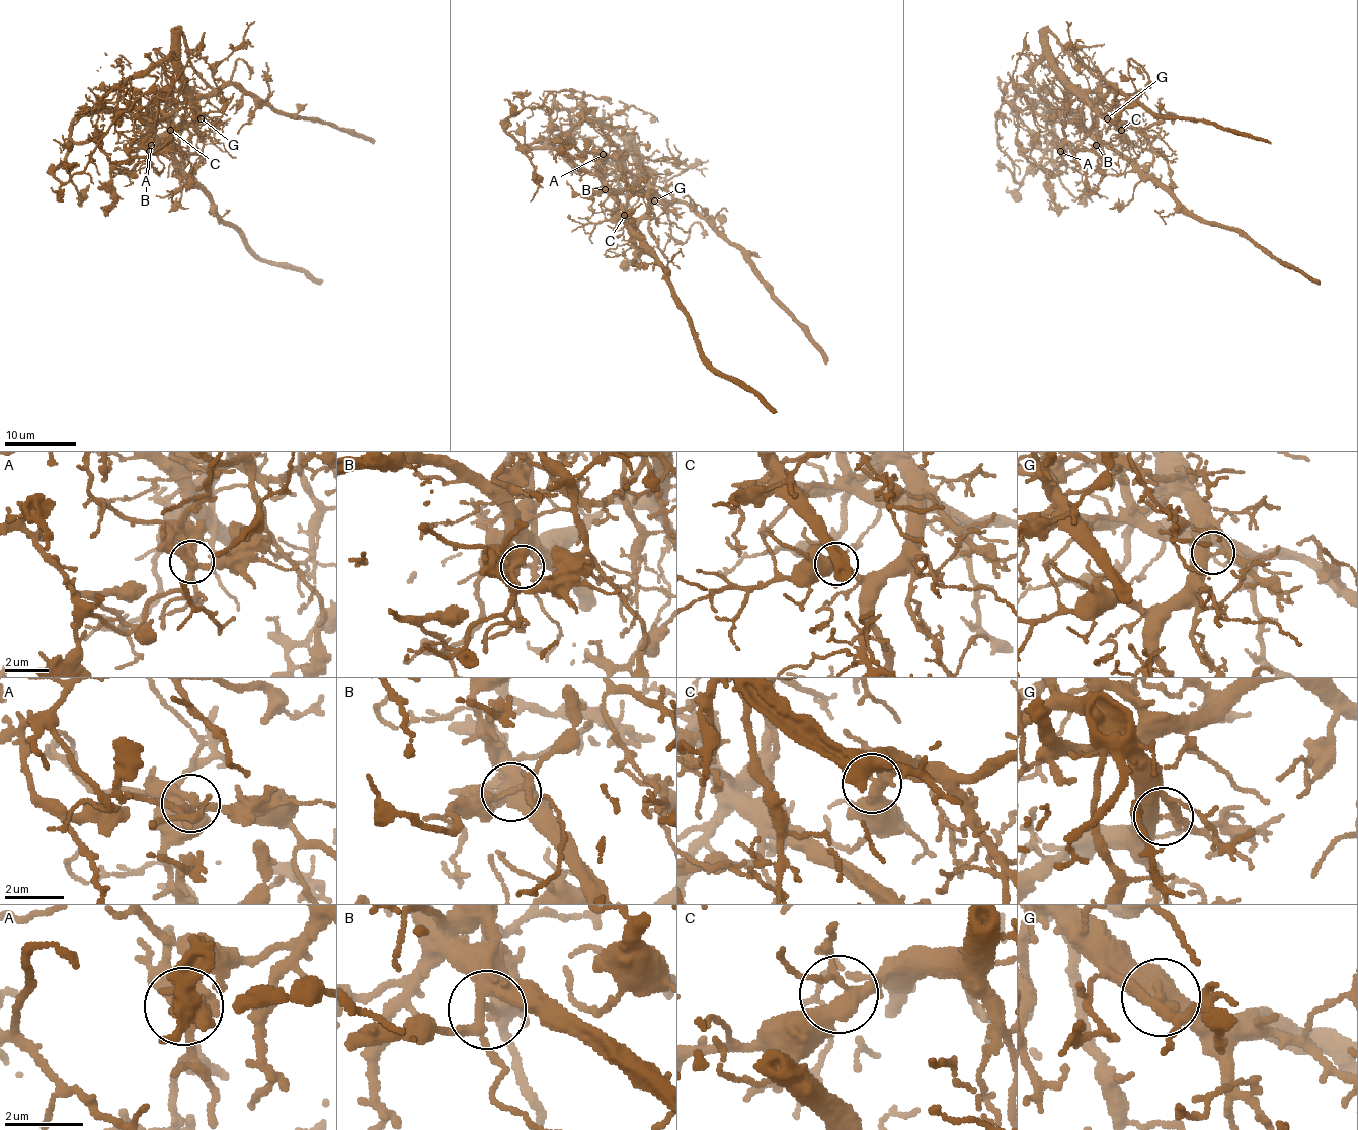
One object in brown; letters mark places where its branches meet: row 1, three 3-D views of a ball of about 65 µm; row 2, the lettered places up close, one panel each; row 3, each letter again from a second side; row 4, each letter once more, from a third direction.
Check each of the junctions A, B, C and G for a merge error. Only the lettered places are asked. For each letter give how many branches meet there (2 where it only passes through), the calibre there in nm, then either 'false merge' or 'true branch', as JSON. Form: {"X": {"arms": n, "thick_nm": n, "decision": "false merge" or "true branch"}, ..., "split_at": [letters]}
{"A": {"arms": 4, "thick_nm": 320, "decision": "false merge"}, "B": {"arms": 4, "thick_nm": 190, "decision": "false merge"}, "C": {"arms": 4, "thick_nm": 360, "decision": "true branch"}, "G": {"arms": 4, "thick_nm": 440, "decision": "true branch"}, "split_at": ["A", "B"]}

